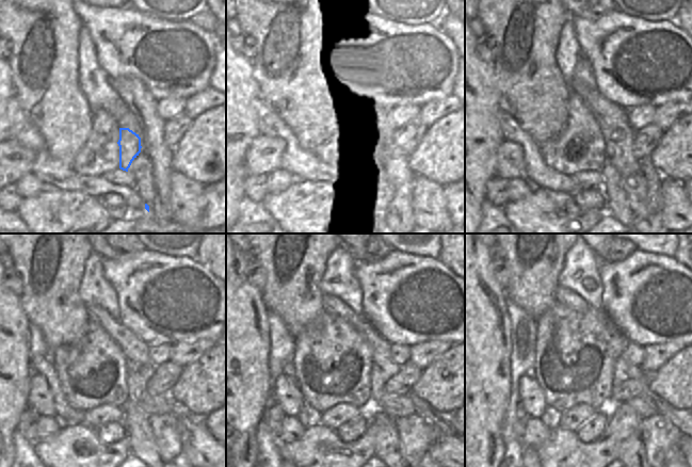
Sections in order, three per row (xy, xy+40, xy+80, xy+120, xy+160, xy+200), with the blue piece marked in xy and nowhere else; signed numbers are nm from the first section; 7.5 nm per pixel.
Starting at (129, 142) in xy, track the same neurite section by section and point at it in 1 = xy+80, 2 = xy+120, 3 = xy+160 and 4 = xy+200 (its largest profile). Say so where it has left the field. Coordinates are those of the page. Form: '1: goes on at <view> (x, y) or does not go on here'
1: goes on at xy+80 (617, 205)
2: goes on at xy+120 (139, 430)
3: goes on at xy+160 (387, 447)
4: goes on at xy+200 (631, 450)

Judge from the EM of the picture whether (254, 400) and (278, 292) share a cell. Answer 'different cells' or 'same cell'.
different cells

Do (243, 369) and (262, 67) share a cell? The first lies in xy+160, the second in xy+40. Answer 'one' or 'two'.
two

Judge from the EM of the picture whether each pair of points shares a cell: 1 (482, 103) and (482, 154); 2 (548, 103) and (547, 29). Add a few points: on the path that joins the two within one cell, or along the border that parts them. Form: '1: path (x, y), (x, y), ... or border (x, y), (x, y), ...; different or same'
1: path (482, 116), (482, 134), (486, 141); same
2: path (545, 85), (545, 47); same

